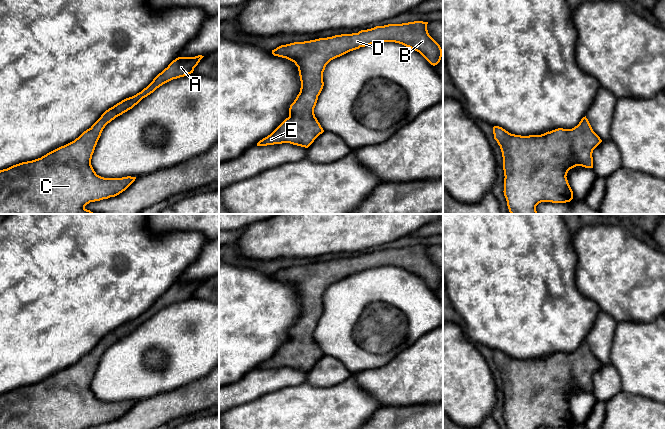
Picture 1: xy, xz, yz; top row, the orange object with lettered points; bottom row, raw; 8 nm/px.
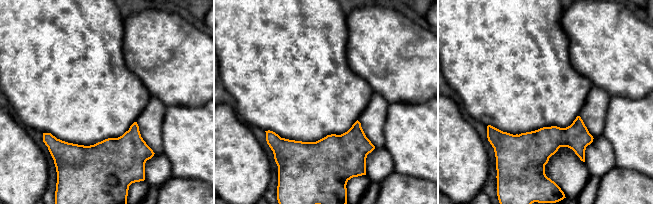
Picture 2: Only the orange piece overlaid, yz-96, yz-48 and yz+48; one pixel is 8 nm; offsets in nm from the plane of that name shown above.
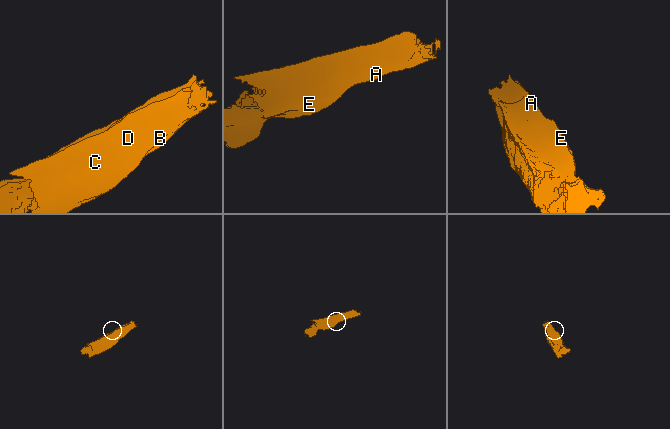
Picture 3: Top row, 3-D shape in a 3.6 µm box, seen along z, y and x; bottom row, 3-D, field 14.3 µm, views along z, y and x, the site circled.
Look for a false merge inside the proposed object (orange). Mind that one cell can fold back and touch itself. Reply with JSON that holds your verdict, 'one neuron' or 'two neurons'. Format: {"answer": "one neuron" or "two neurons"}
{"answer": "one neuron"}

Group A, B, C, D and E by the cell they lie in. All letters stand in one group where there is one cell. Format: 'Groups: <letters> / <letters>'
Groups: A B C D E

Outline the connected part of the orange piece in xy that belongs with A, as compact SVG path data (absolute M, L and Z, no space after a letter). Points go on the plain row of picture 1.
M204 280L178 281L136 319L126 322L106 334L101 341L74 365L61 370L41 382L22 386L0 394L0 429L87 429L90 426L115 421L125 415L136 401L104 402L96 398L91 383L105 350L137 329L163 308L193 297Z

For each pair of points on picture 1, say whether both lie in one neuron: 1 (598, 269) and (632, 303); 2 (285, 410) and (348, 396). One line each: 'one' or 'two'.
1: one
2: one

